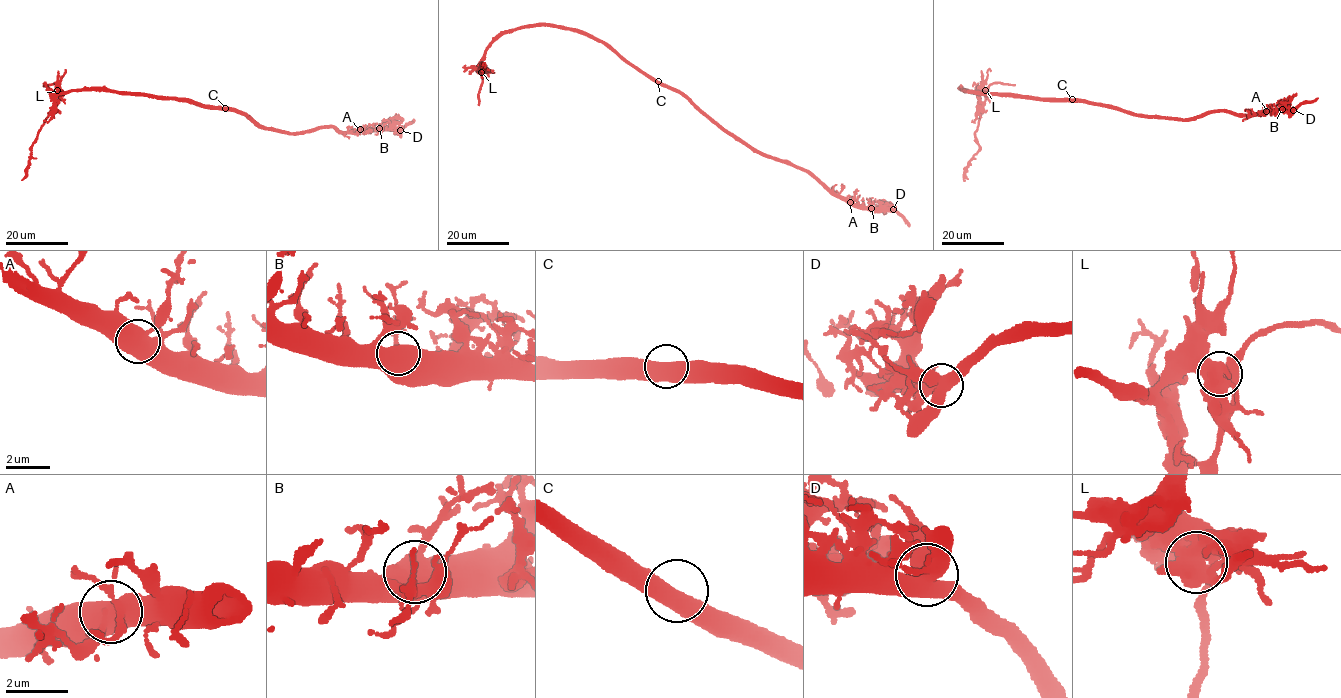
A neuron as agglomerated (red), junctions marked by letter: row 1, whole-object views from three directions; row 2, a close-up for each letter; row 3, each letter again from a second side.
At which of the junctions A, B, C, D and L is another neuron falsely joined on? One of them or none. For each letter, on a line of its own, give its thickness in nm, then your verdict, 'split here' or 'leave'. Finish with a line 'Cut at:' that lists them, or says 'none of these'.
A: calibre 480 nm; leave
B: calibre 600 nm; leave
C: calibre 600 nm; leave
D: calibre 550 nm; leave
L: calibre 600 nm; split here
Cut at: L

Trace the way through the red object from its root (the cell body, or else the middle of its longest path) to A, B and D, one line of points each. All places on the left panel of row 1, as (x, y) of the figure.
A: (223, 109), (245, 112), (259, 125), (290, 133), (321, 127), (337, 127), (345, 132), (360, 129)
B: (223, 109), (245, 112), (259, 125), (290, 133), (321, 127), (348, 132), (379, 128)
D: (223, 109), (245, 112), (259, 125), (290, 133), (321, 127), (337, 127), (345, 132), (400, 130)

